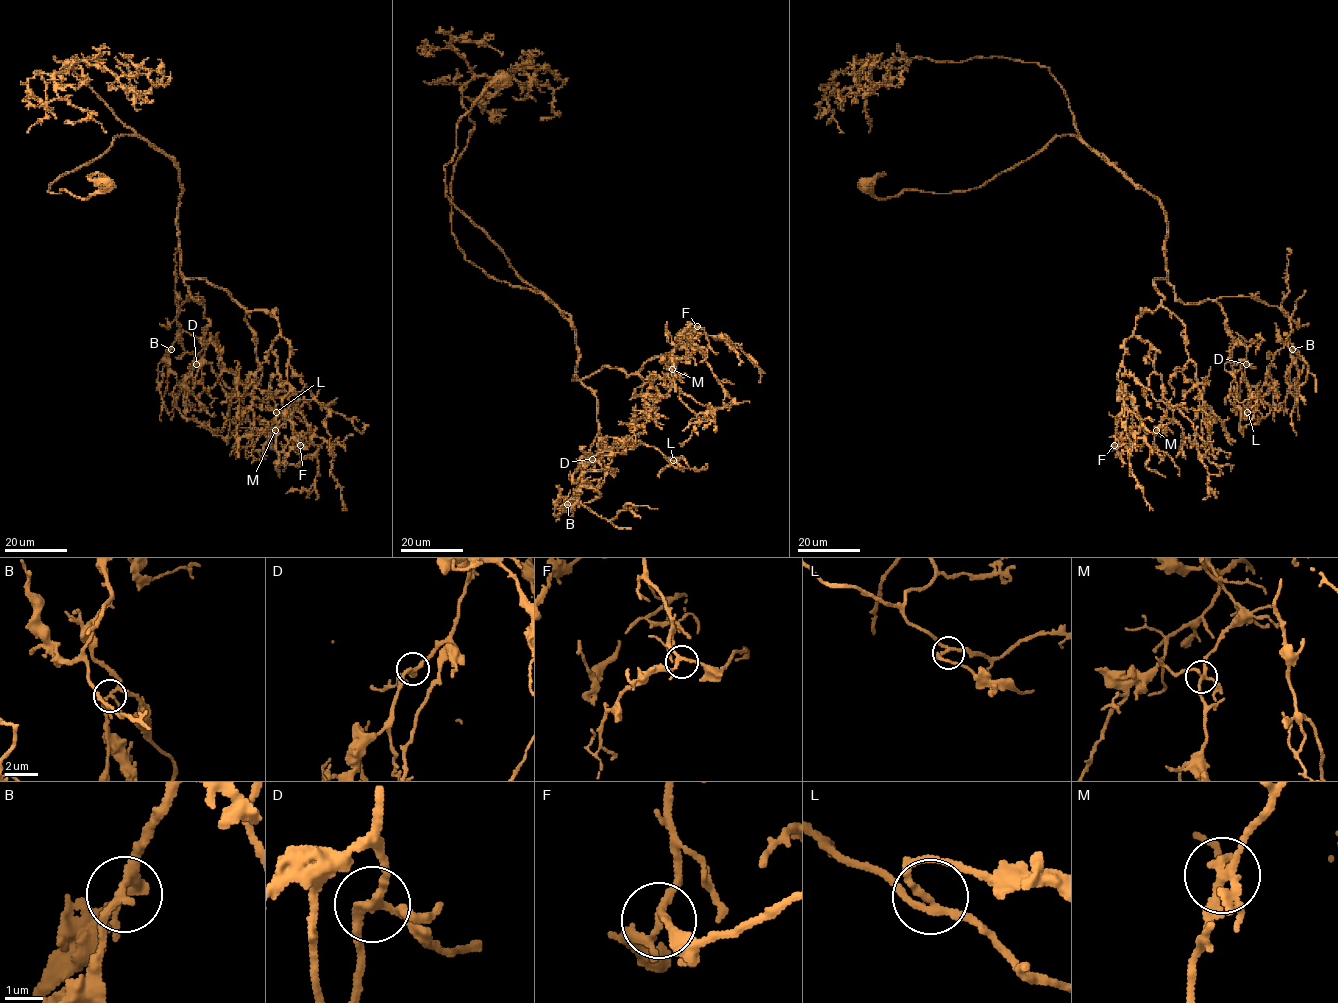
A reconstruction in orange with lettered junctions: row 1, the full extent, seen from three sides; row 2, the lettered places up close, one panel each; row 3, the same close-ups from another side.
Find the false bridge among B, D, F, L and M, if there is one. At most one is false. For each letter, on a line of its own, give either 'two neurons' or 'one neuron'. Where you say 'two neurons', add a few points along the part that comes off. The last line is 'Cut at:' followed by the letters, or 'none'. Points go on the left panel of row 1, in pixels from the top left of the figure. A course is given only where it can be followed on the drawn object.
B: one neuron
D: one neuron
F: one neuron
L: one neuron
M: one neuron
Cut at: none

